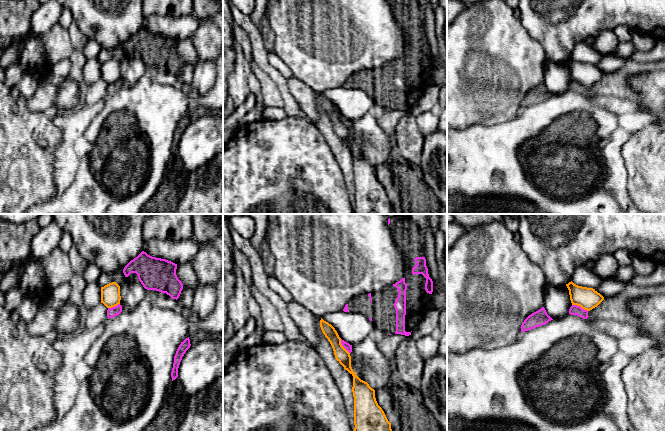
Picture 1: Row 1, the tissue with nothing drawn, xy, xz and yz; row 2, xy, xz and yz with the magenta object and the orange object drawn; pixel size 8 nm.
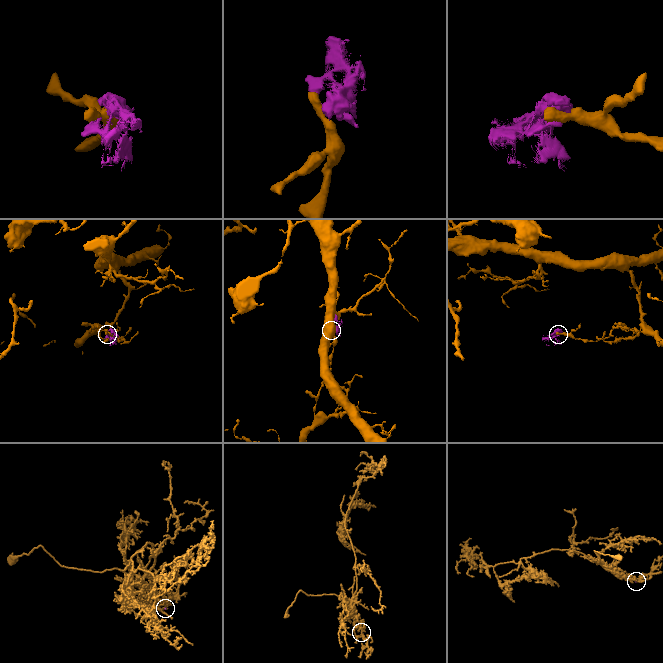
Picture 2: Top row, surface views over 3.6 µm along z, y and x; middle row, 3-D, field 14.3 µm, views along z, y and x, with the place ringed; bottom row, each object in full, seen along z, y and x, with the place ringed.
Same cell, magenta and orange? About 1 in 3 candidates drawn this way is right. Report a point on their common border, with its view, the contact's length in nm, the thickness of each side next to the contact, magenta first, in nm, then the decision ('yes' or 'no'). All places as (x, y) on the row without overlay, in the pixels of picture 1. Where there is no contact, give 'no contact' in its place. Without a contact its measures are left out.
contact yz (579, 82); length 140 nm; calibres 80 and 180 nm; no

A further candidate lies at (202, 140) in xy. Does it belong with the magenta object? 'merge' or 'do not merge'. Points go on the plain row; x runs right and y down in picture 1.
do not merge

